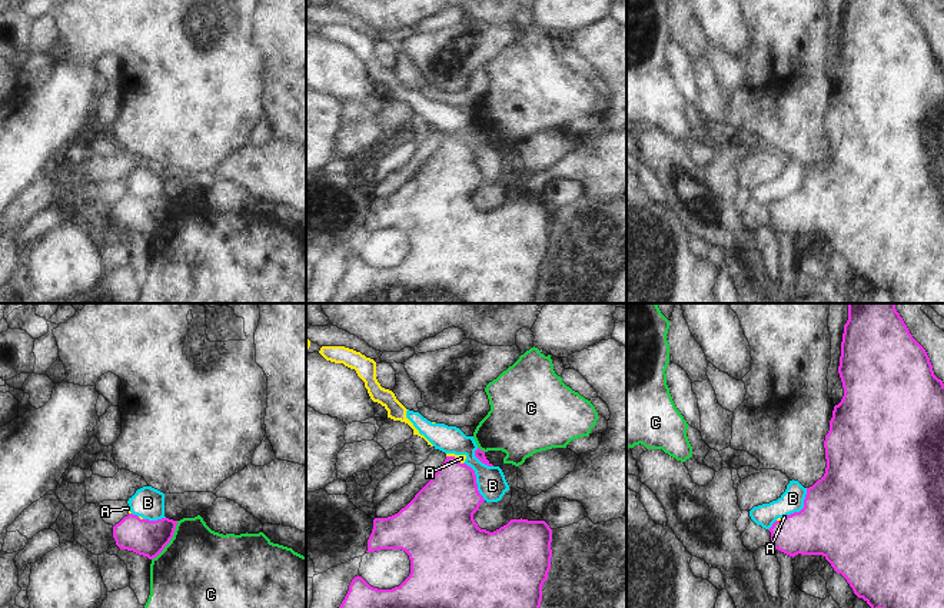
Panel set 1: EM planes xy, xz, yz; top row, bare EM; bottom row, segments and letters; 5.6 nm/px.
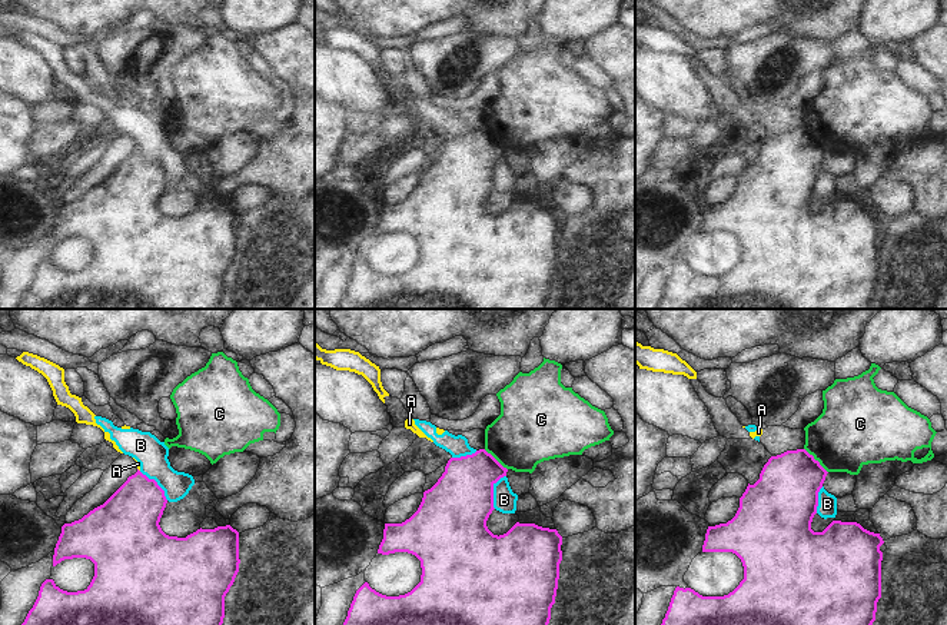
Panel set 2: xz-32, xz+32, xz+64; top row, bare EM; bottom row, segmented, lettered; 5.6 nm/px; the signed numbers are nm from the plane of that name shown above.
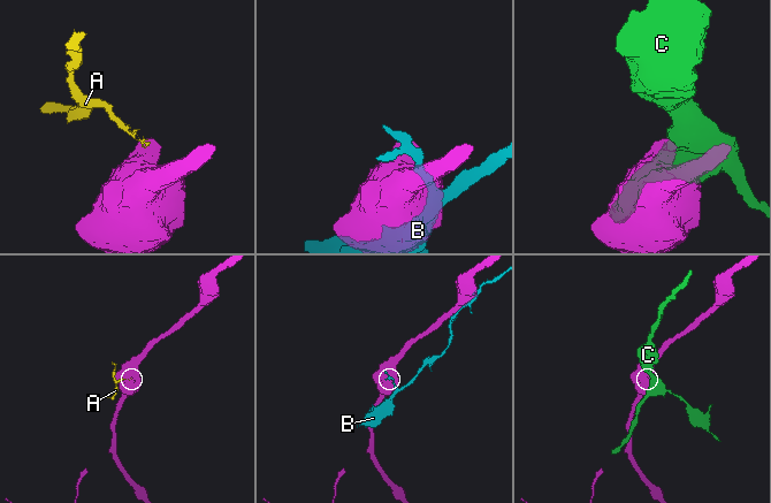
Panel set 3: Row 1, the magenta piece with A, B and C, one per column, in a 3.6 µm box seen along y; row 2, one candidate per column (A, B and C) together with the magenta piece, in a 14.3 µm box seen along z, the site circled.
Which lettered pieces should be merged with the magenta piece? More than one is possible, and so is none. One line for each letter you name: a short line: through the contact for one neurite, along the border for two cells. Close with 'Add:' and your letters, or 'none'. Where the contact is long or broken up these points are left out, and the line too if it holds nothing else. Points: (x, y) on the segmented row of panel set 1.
Add: none

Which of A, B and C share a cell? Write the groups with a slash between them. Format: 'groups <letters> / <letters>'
groups A B / C

